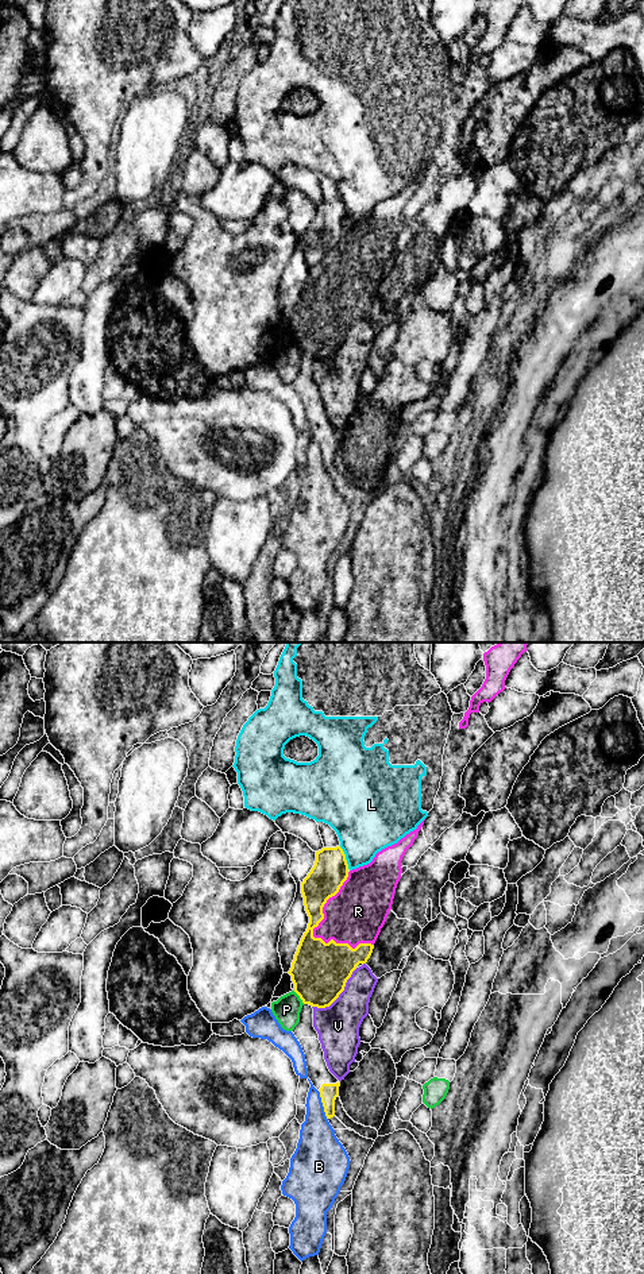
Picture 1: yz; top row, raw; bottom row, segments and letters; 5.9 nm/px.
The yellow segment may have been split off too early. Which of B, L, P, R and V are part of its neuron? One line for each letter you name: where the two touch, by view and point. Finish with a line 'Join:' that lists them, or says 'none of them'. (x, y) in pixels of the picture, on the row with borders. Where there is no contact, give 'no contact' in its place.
Join: none of them

